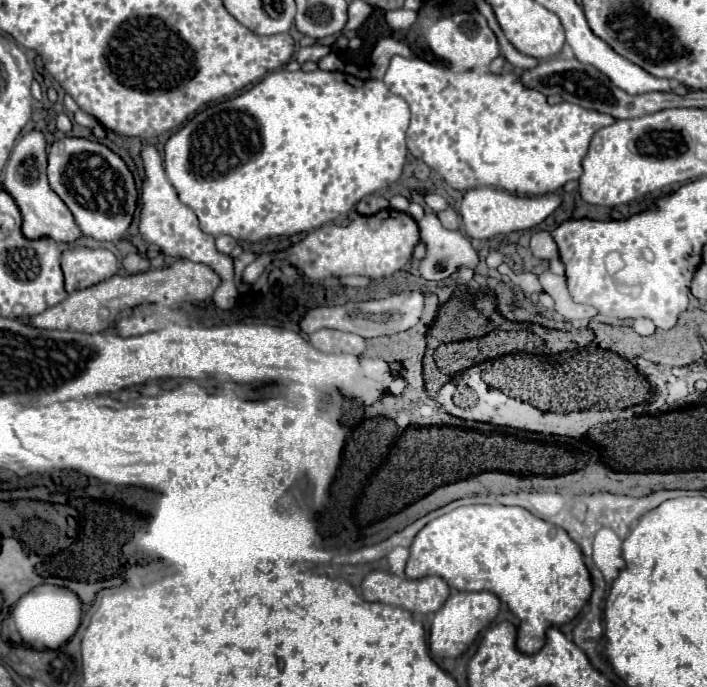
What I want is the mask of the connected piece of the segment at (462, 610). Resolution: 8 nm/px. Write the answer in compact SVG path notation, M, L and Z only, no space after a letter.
M456 591L448 597L448 601L436 611L432 627L430 627L430 651L436 657L458 657L462 655L468 645L478 637L482 629L486 629L498 615L500 599L488 591L466 593Z

